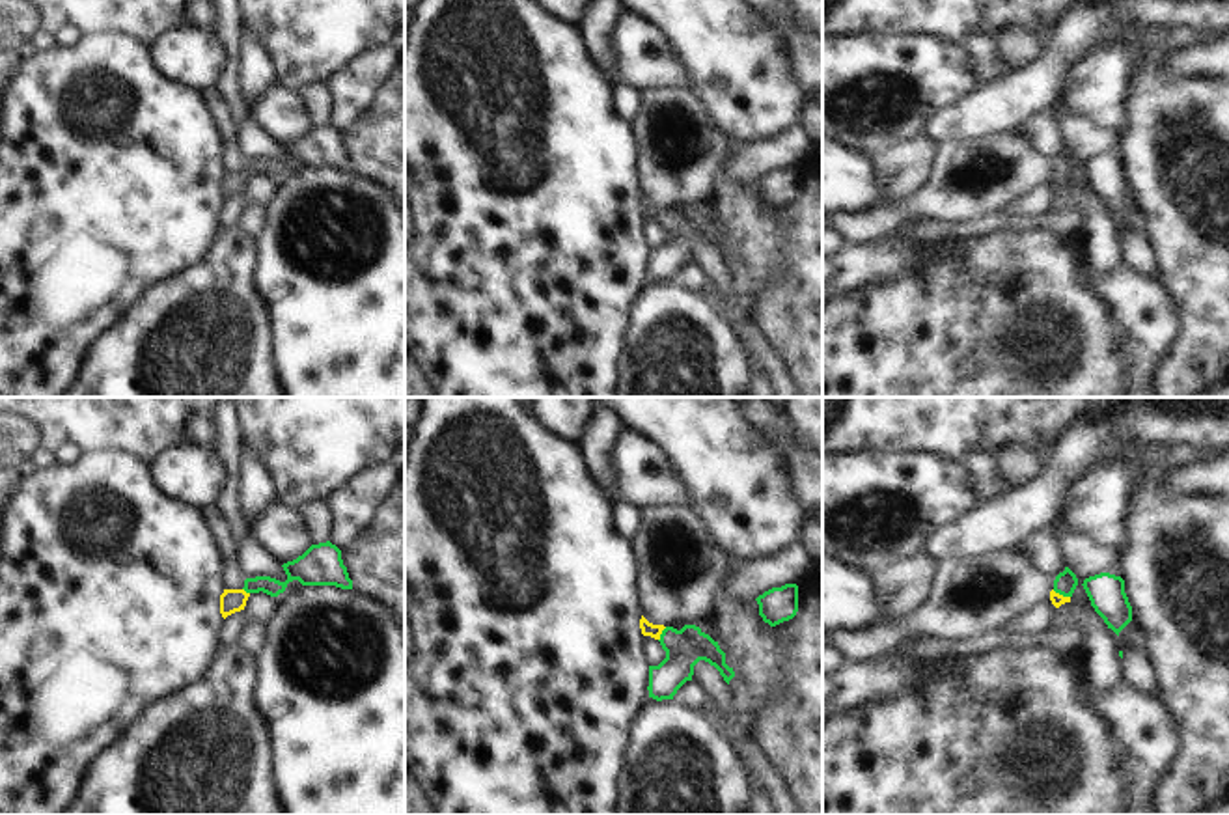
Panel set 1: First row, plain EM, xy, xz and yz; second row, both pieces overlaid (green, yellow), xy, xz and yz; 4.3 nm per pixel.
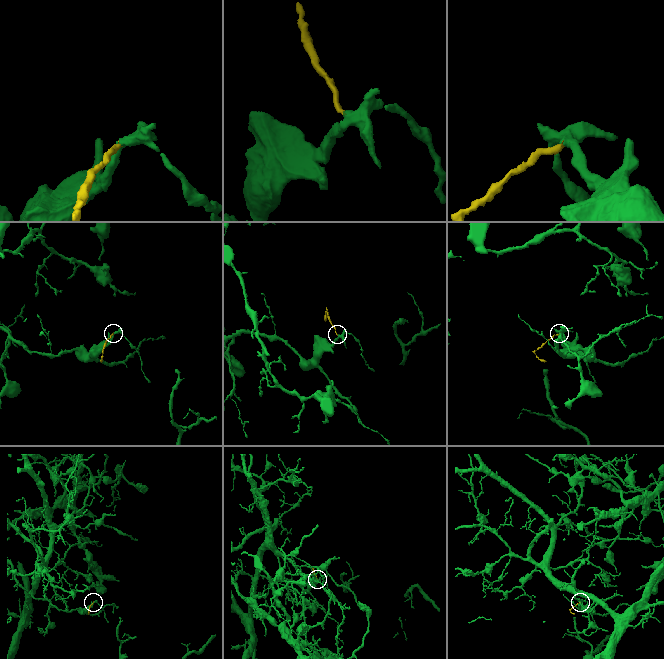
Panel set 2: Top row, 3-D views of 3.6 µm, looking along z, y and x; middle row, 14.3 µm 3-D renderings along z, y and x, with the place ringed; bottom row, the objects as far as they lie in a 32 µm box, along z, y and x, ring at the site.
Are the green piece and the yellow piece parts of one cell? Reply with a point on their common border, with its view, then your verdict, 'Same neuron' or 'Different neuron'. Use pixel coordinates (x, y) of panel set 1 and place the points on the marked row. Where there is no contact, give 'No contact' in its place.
Touches green at yz (1062, 593). Same neuron

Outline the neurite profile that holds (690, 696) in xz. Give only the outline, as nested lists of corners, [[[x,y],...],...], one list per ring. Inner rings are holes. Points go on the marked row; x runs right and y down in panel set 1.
[[[686,681],[677,690],[673,699],[690,711],[701,711],[705,707],[705,703],[709,701],[707,694],[699,688],[699,684],[696,681]]]

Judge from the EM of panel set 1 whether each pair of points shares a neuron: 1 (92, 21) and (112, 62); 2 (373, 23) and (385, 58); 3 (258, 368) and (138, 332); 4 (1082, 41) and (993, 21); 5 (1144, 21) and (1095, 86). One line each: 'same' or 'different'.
1: different
2: different
3: same
4: different
5: same

